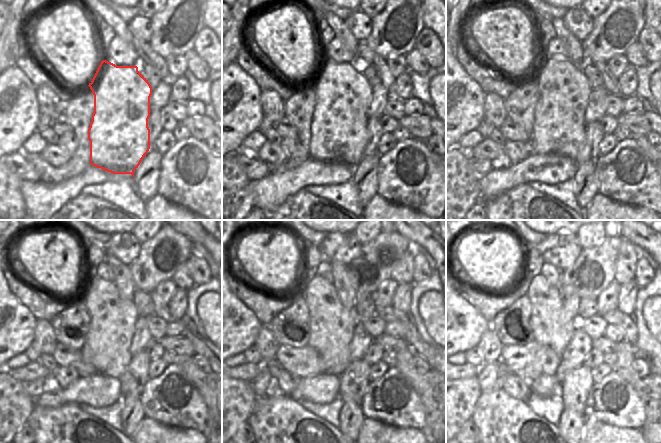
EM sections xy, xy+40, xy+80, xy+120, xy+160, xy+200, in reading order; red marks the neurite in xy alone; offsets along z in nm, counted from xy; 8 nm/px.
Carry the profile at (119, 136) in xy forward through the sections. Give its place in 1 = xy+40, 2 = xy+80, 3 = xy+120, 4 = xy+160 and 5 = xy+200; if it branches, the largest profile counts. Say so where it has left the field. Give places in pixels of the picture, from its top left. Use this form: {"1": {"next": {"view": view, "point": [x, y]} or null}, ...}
{"1": {"next": {"view": "xy+40", "point": [338, 133]}}, "2": {"next": {"view": "xy+80", "point": [559, 128]}}, "3": {"next": {"view": "xy+120", "point": [112, 320]}}, "4": {"next": {"view": "xy+160", "point": [332, 325]}}, "5": {"next": {"view": "xy+200", "point": [549, 325]}}}

